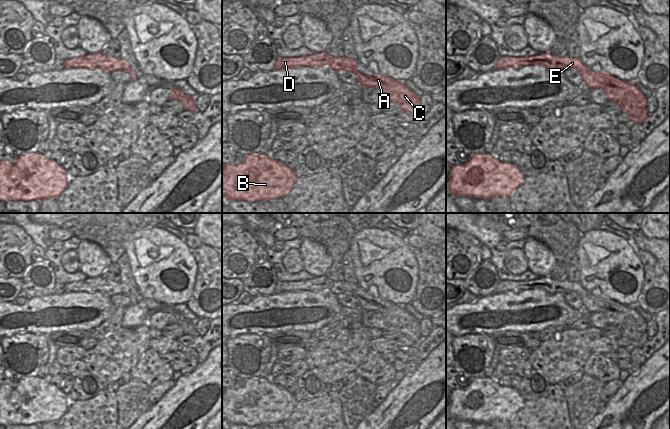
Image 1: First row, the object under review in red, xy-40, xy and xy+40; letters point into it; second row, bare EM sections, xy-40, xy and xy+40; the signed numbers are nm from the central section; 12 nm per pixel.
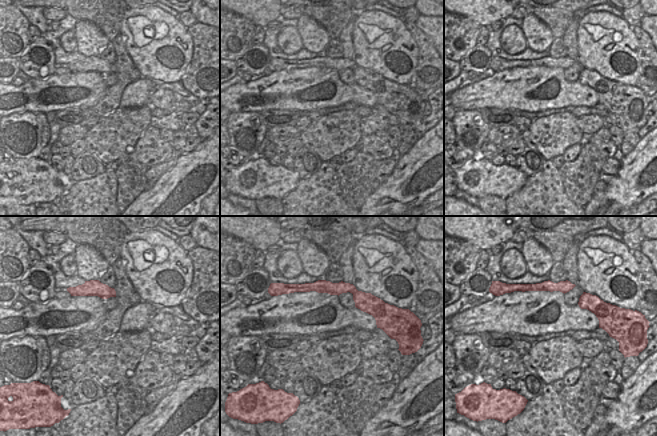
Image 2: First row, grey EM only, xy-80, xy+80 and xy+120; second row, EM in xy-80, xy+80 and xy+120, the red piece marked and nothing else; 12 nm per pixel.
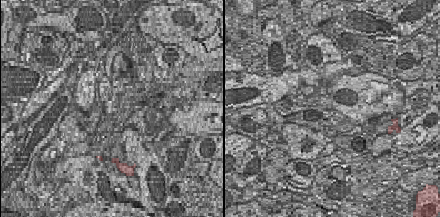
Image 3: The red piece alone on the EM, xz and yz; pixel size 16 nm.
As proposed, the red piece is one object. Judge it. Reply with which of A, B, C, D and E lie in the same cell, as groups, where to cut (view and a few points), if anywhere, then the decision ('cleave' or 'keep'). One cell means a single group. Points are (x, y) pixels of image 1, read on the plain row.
A B C D E; no cut; keep

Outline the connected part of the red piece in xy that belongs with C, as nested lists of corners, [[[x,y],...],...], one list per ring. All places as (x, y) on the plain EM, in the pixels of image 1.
[[[320,276],[306,281],[278,281],[273,294],[297,292],[299,290],[317,292],[328,289],[333,294],[353,296],[364,312],[380,313],[385,318],[386,324],[398,328],[404,336],[409,336],[415,343],[421,341],[420,321],[403,306],[383,300],[380,297],[374,297],[373,300],[364,300],[357,294],[357,287],[358,285],[345,280],[333,281],[326,276]]]

